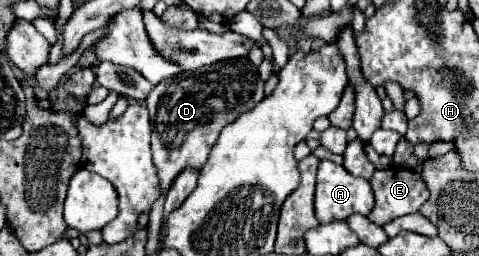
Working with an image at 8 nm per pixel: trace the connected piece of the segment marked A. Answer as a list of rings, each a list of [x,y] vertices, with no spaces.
[[[323,160],[319,164],[317,172],[317,192],[315,192],[315,214],[321,224],[335,222],[335,220],[347,220],[351,214],[363,214],[367,216],[375,206],[373,190],[369,180],[357,178],[349,174],[343,166],[337,166],[329,160]]]

